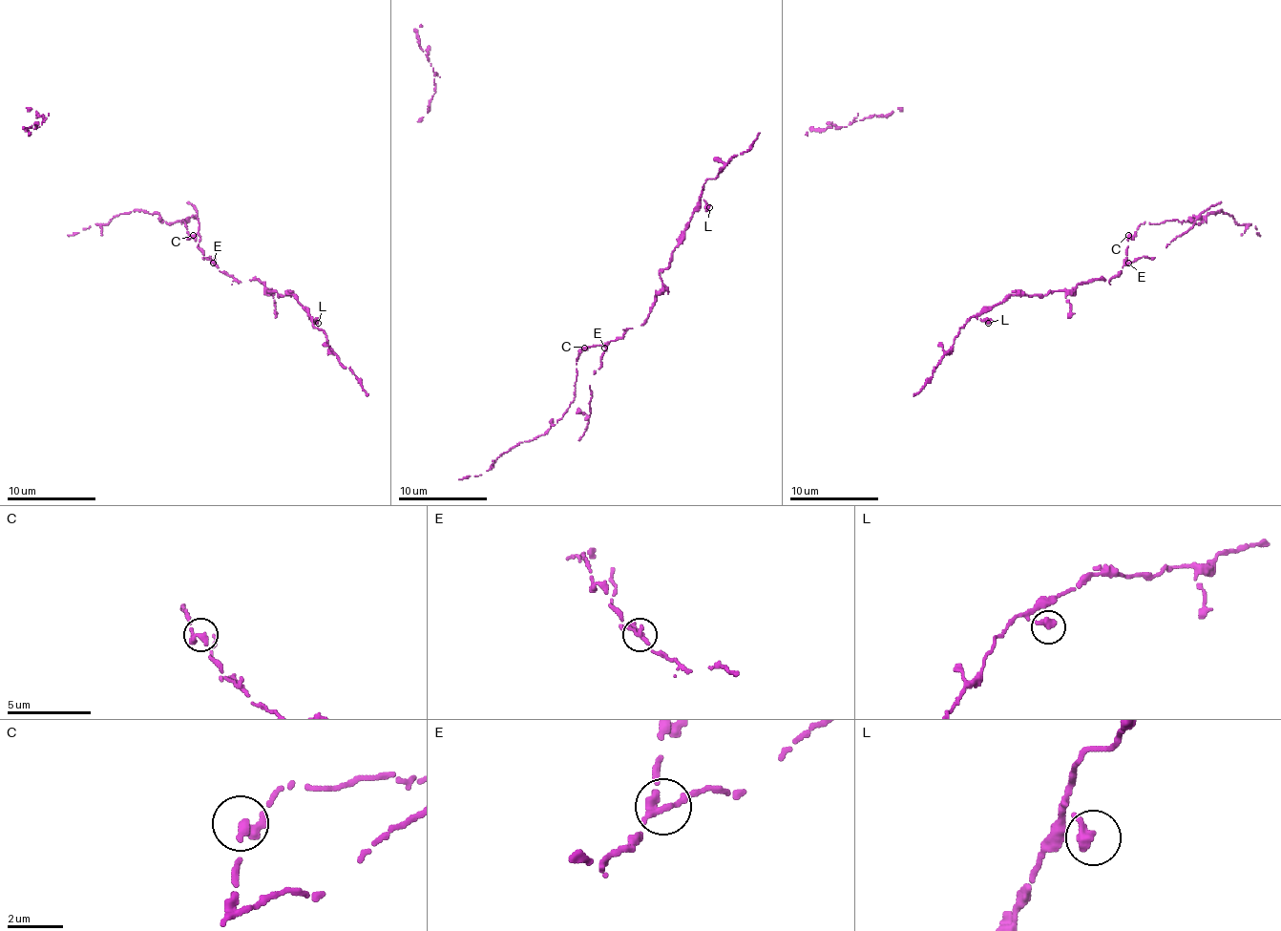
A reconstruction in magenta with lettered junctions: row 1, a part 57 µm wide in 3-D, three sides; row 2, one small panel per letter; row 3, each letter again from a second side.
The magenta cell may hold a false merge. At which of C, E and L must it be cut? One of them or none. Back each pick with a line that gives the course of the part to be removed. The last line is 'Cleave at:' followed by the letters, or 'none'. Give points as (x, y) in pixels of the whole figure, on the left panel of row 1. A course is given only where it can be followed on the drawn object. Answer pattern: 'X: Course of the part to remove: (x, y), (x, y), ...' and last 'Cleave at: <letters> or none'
Cleave at: none

